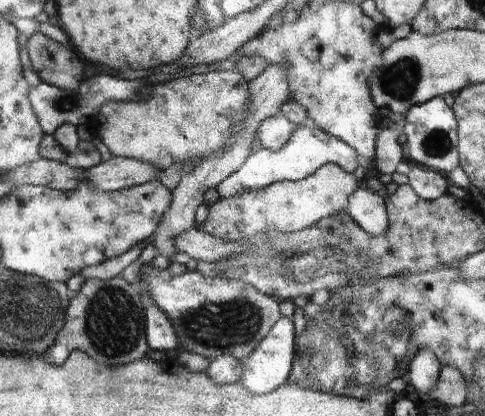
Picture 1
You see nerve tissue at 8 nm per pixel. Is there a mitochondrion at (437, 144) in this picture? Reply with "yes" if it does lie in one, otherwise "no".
yes

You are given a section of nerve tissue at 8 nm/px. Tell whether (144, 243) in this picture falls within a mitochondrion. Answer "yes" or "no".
no

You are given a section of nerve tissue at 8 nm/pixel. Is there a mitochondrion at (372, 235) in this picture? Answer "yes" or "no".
no

